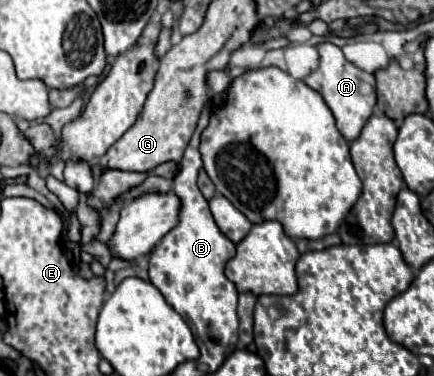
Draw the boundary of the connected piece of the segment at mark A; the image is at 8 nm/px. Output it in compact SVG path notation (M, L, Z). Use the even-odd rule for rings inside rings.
M321 43L317 47L317 51L321 55L321 63L311 75L305 77L305 83L323 97L323 101L327 103L327 107L331 109L331 113L337 119L337 129L347 139L347 143L353 143L359 137L365 123L369 121L369 117L373 115L373 107L377 101L375 77L371 73L355 67L353 63L349 63L343 57L343 51L333 43Z

